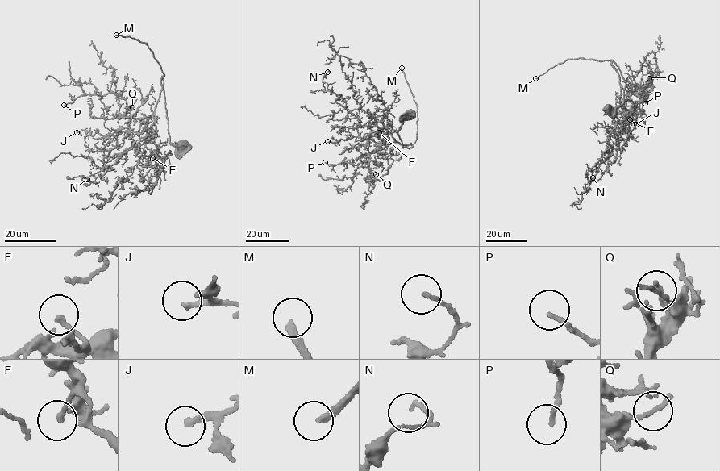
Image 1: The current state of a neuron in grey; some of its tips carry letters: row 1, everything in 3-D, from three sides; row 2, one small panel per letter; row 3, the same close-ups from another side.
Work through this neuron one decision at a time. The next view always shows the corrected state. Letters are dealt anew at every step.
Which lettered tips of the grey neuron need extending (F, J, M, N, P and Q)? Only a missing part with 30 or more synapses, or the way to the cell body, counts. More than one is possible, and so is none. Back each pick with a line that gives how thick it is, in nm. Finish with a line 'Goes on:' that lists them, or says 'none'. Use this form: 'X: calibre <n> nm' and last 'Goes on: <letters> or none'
J: calibre 190 nm
M: calibre 220 nm
P: calibre 150 nm
Goes on: J, M, P

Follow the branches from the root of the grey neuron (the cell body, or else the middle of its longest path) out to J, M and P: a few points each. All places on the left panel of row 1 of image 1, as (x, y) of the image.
J: (181, 143), (169, 141), (162, 79), (155, 123), (142, 132), (95, 139), (76, 132)
M: (181, 143), (176, 145), (169, 141), (162, 86), (164, 75), (152, 52), (145, 43), (116, 35)
P: (181, 143), (169, 141), (162, 79), (155, 123), (142, 132), (128, 127), (130, 109), (113, 93), (64, 105)

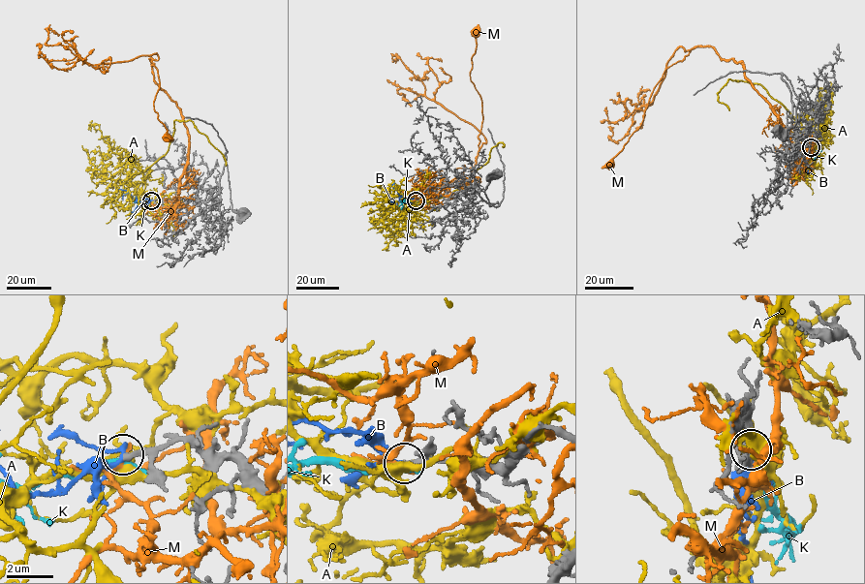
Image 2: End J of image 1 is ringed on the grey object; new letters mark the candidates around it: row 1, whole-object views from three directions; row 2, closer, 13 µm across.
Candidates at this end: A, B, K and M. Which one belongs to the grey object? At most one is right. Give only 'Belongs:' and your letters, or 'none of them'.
Belongs: B

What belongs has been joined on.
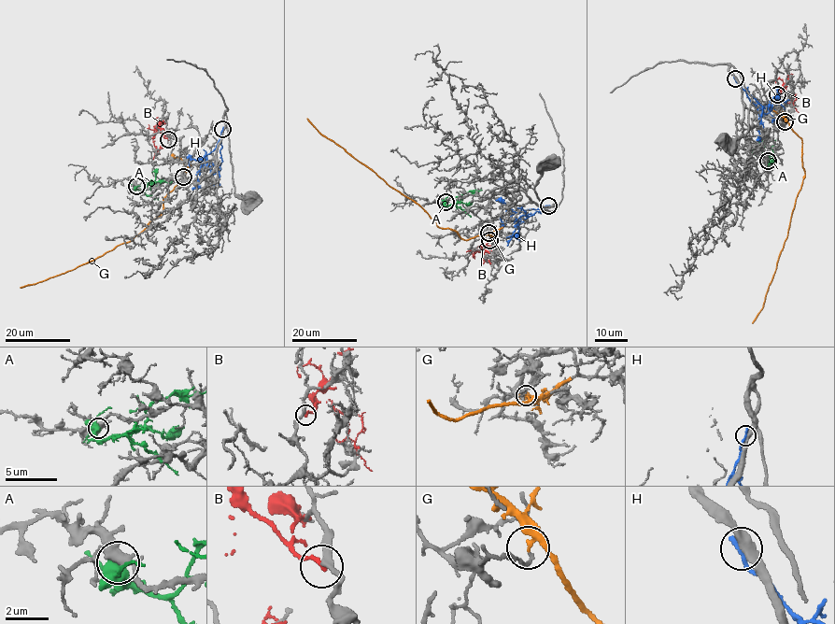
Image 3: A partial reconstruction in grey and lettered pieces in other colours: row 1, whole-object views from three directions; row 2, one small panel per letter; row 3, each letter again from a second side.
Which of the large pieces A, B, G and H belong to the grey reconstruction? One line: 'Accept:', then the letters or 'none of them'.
Accept: none of them

